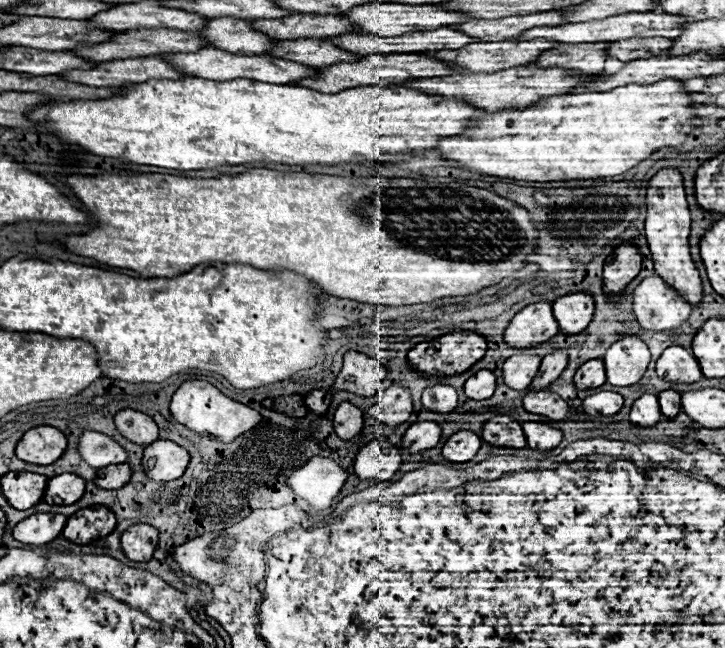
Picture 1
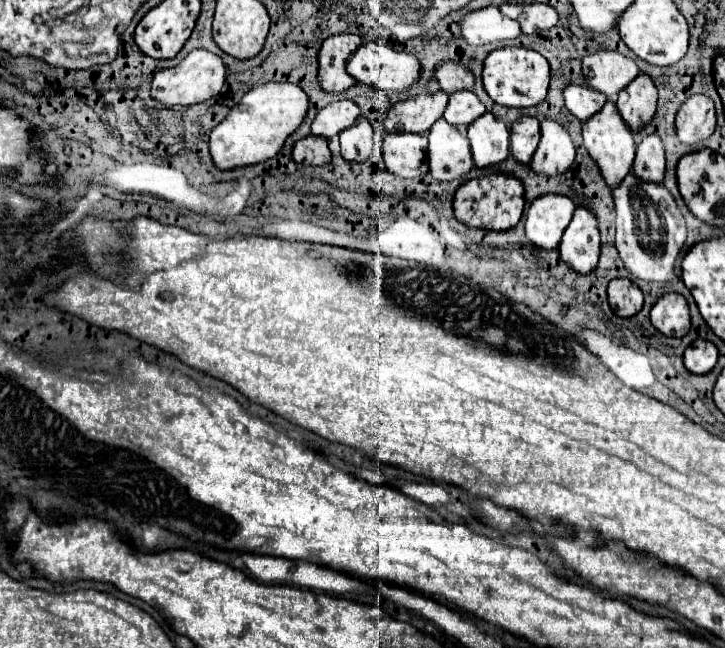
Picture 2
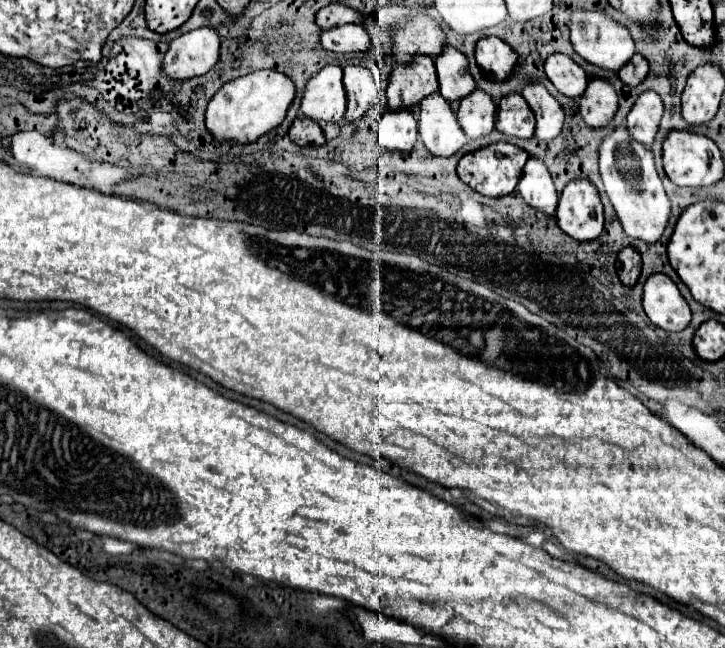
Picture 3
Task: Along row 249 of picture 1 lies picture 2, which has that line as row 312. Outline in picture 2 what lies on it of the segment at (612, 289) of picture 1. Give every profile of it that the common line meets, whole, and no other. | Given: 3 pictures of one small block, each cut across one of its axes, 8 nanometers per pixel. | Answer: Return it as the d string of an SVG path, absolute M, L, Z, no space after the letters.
M614 278L608 286L608 302L616 316L630 318L642 310L642 290L628 278Z

